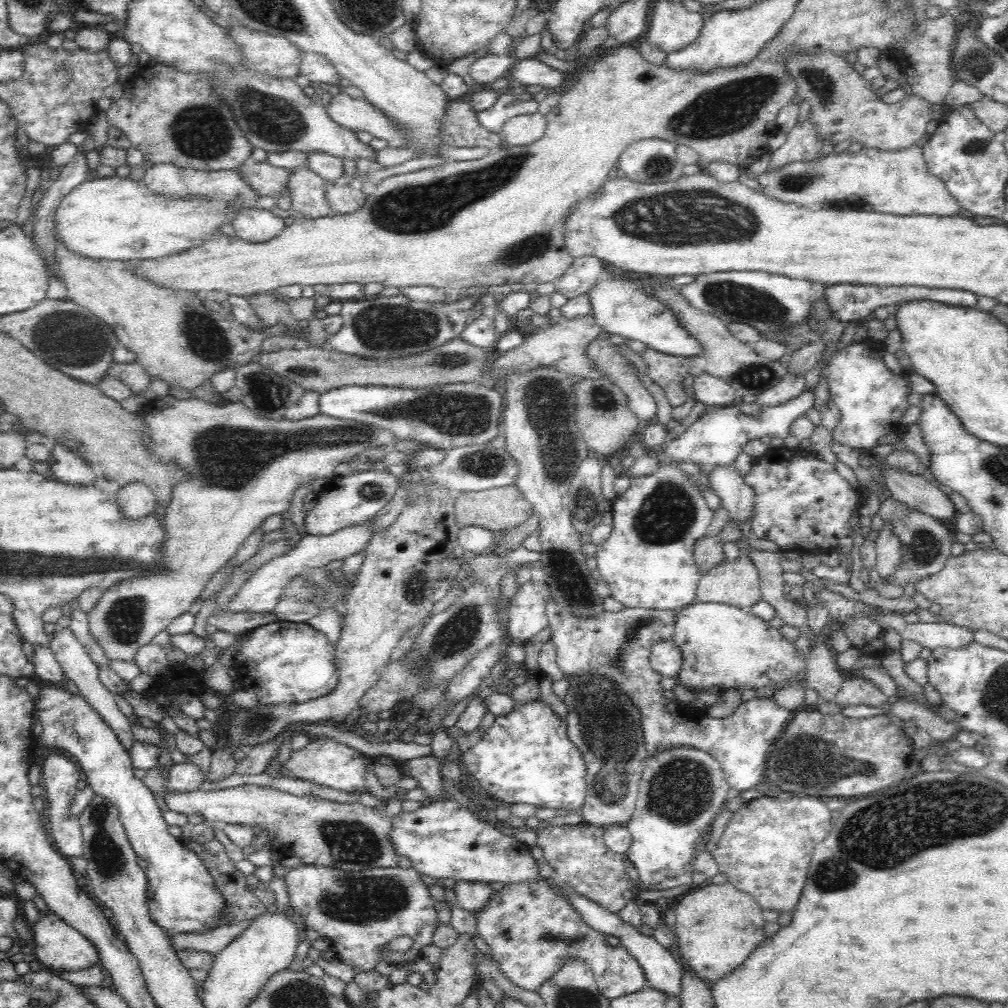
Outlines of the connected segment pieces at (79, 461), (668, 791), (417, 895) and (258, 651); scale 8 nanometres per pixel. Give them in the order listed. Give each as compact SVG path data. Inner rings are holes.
M64 444L50 447L51 456L47 461L53 472L53 478L58 482L76 486L76 484L94 484L92 468L76 452L70 451Z
M670 747L656 751L647 757L642 778L639 782L639 793L635 802L635 811L628 819L625 827L628 829L632 842L625 855L638 869L640 888L648 891L660 891L679 886L693 885L691 864L698 852L694 847L698 841L704 840L715 816L721 810L731 805L726 800L730 785L727 783L721 764L708 754L694 747Z
M301 864L289 872L287 871L283 878L293 913L302 917L306 929L312 928L318 932L320 937L330 938L333 941L332 951L338 957L337 960L351 966L355 973L376 970L380 960L395 964L406 960L415 960L421 957L421 950L424 947L432 944L432 934L436 932L435 928L438 926L435 910L436 900L432 899L428 887L421 880L420 873L412 866L348 872L338 870L336 867ZM398 936L412 938L414 944L412 944L410 952L406 952L406 954L388 952L386 944Z
M278 620L249 630L240 636L239 642L231 671L236 672L242 689L256 693L260 705L299 705L326 696L338 685L334 646L331 646L322 631L316 630L308 623Z

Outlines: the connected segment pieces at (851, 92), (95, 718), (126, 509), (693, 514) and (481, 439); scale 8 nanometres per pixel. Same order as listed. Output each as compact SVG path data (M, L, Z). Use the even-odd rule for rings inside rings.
M830 52L818 55L791 55L786 66L796 81L801 100L810 105L809 119L816 129L822 144L858 142L863 148L898 151L916 145L930 132L932 104L917 94L908 94L896 104L885 103L878 97L872 82L859 75L844 57Z
M46 683L40 688L33 714L36 714L38 722L43 726L37 744L55 746L78 758L79 766L87 775L88 786L95 794L116 806L137 858L146 860L150 919L170 936L189 932L196 934L221 926L225 901L216 887L215 879L204 861L168 831L168 823L164 821L154 793L132 772L134 765L130 753L122 746L107 722L82 695L52 683Z
M130 484L120 488L118 506L124 518L144 518L154 512L154 496L144 484Z
M655 463L658 470L632 478L624 494L611 502L612 531L608 540L596 546L597 575L611 590L612 598L628 608L646 610L679 610L695 602L697 586L701 579L694 560L696 542L709 534L713 512L693 476L675 464Z
M456 383L442 384L442 386L426 386L426 388L394 388L393 386L343 386L330 390L318 398L320 414L340 420L352 420L362 424L374 424L383 430L388 430L397 441L415 440L426 446L445 451L460 448L467 445L476 447L488 445L499 436L503 410L504 398L500 388L488 389L480 386L479 383Z

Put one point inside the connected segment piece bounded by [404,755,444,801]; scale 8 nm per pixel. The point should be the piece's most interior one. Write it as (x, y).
(426, 770)

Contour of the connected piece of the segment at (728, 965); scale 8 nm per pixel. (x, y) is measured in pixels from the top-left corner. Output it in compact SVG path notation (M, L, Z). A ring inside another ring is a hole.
M710 882L692 889L673 908L676 914L676 938L680 943L681 961L696 976L712 984L740 968L748 956L765 940L763 911L754 899L736 887Z

